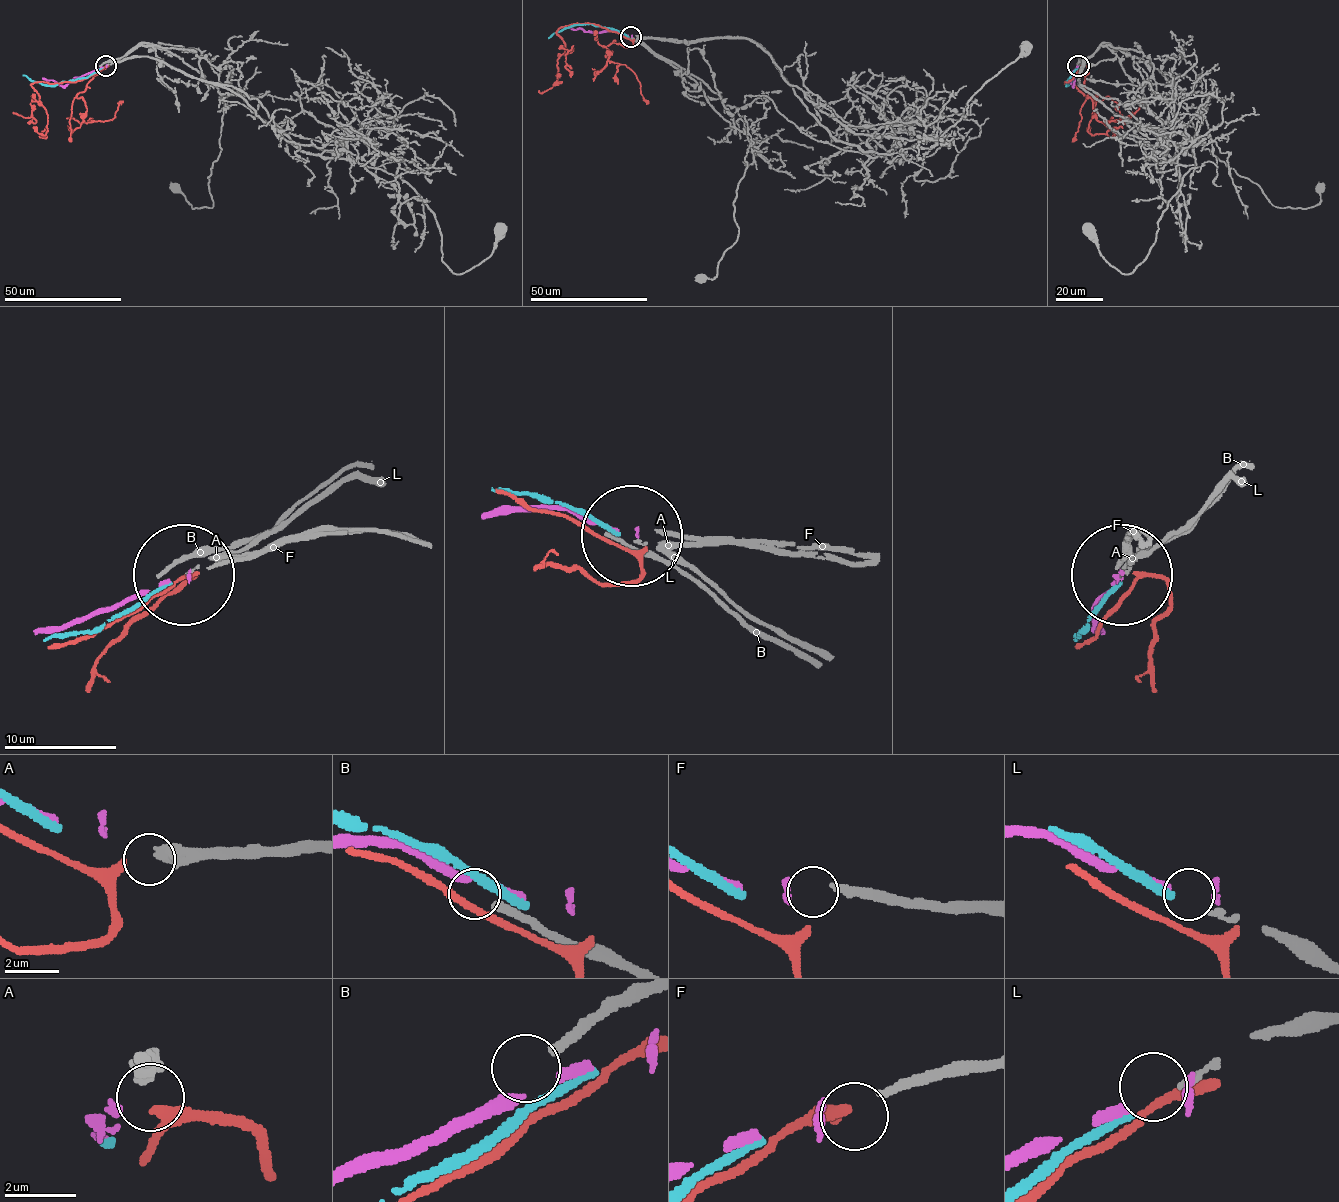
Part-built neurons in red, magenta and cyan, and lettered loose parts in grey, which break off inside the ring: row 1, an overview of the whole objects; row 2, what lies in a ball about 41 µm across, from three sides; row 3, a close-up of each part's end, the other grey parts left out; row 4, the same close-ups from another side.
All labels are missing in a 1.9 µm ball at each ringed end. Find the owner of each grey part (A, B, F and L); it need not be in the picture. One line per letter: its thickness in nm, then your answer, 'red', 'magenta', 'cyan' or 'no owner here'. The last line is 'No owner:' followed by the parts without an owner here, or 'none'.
A: 400 nm thick; red
B: 280 nm thick; no owner here
F: 240 nm thick; magenta
L: 170 nm thick; cyan
No owner: B

